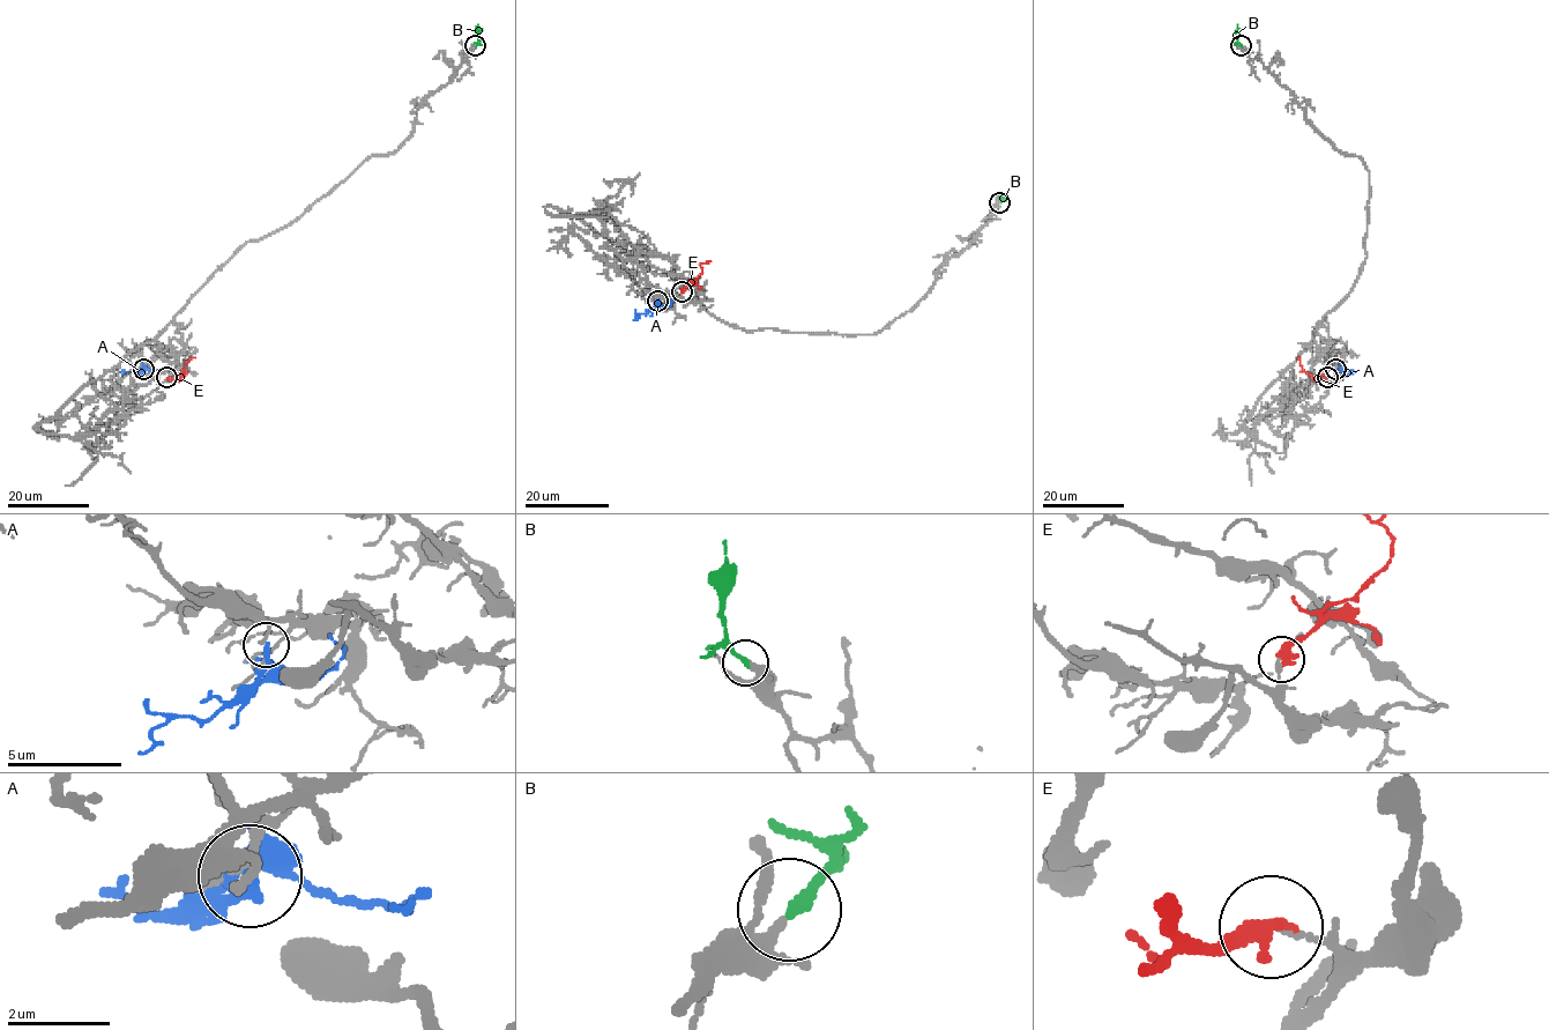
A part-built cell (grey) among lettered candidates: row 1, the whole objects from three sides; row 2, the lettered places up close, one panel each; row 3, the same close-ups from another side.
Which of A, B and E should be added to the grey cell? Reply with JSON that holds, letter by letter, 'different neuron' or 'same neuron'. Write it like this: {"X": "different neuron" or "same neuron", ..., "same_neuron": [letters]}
{"A": "different neuron", "B": "same neuron", "E": "different neuron", "same_neuron": ["B"]}

